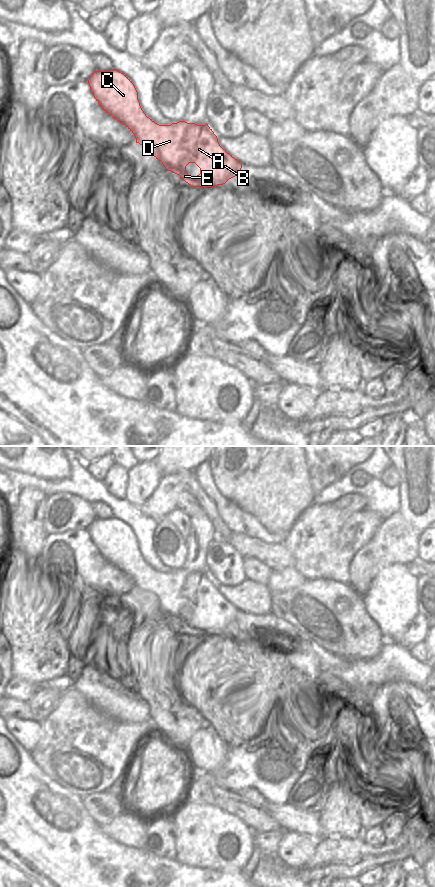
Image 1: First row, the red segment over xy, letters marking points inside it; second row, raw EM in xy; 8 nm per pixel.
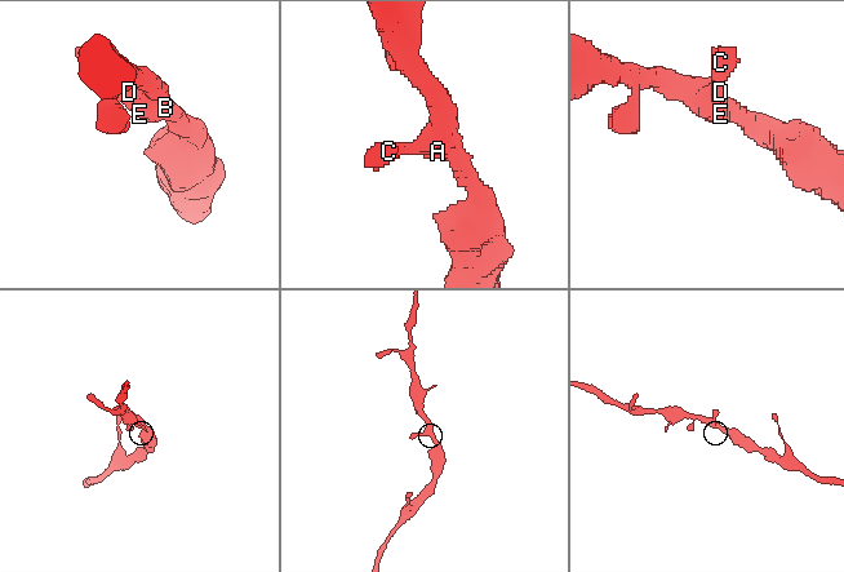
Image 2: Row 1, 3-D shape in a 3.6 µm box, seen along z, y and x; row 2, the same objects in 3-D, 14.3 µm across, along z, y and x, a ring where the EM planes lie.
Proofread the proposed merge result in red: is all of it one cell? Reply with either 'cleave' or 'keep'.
keep

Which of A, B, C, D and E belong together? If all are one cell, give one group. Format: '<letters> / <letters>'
A B C D E

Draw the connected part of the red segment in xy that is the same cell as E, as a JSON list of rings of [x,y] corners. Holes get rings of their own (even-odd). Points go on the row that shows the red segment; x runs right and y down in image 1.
[[[113,69],[111,71],[95,71],[88,80],[90,90],[100,104],[102,109],[111,115],[114,119],[125,125],[135,136],[136,143],[139,143],[148,153],[162,162],[167,171],[171,171],[180,176],[180,178],[193,187],[212,187],[225,184],[229,179],[240,175],[242,164],[232,155],[223,149],[217,136],[206,123],[205,125],[197,125],[195,123],[187,123],[179,121],[171,125],[159,125],[146,116],[140,106],[138,100],[138,92],[132,81],[123,73]],[[189,163],[195,163],[200,168],[200,174],[191,177],[186,172],[186,166]]]

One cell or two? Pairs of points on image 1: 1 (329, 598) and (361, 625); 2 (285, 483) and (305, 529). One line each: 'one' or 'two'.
1: one
2: two

